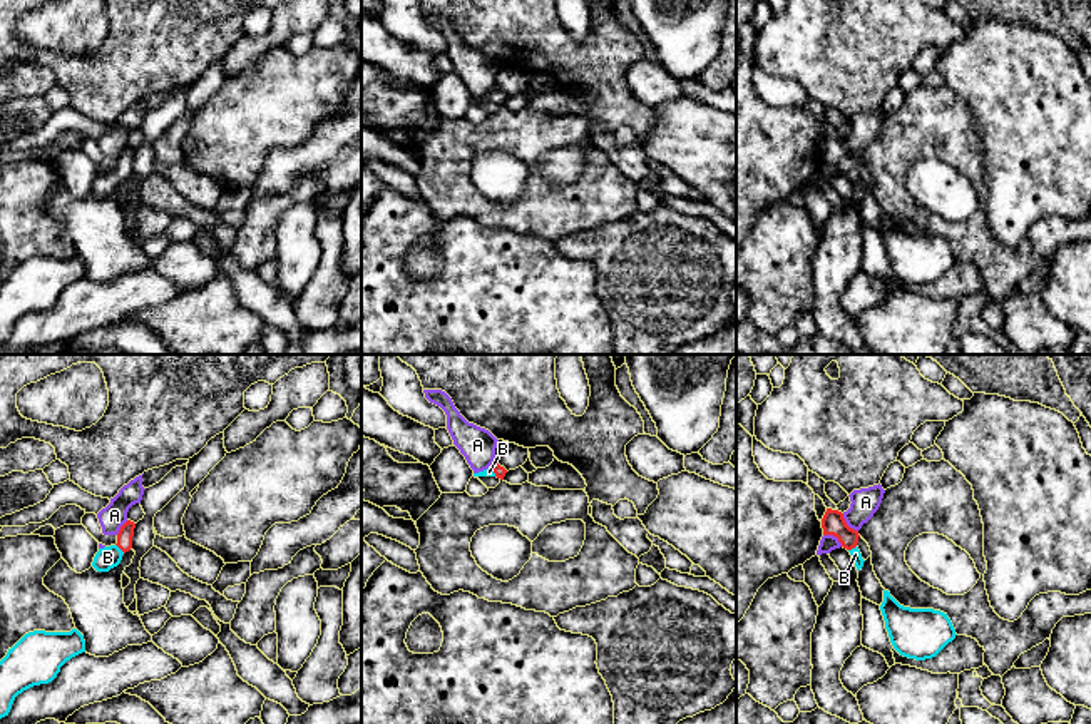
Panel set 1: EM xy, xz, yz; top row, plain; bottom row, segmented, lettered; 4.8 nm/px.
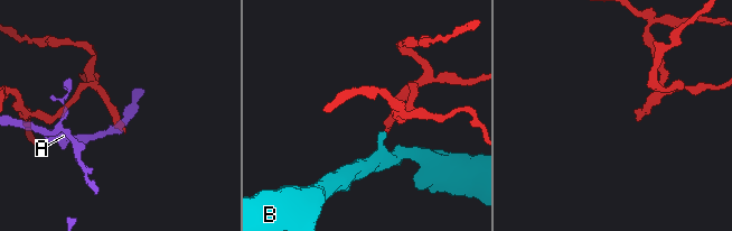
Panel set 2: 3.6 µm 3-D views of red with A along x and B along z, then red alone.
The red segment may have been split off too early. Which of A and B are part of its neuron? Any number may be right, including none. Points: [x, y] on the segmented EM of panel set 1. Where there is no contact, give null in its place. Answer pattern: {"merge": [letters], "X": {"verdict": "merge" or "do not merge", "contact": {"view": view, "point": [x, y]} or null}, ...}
{"merge": ["B"], "A": {"verdict": "do not merge", "contact": {"view": "yz", "point": [845, 524]}}, "B": {"verdict": "merge", "contact": {"view": "xy", "point": [121, 549]}}}

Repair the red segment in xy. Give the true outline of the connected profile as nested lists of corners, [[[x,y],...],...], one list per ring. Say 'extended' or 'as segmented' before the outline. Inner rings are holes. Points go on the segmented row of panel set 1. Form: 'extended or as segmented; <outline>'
extended; [[[127,520],[117,533],[117,543],[99,548],[92,562],[97,572],[109,572],[120,563],[122,555],[132,548],[134,528],[136,523]]]

